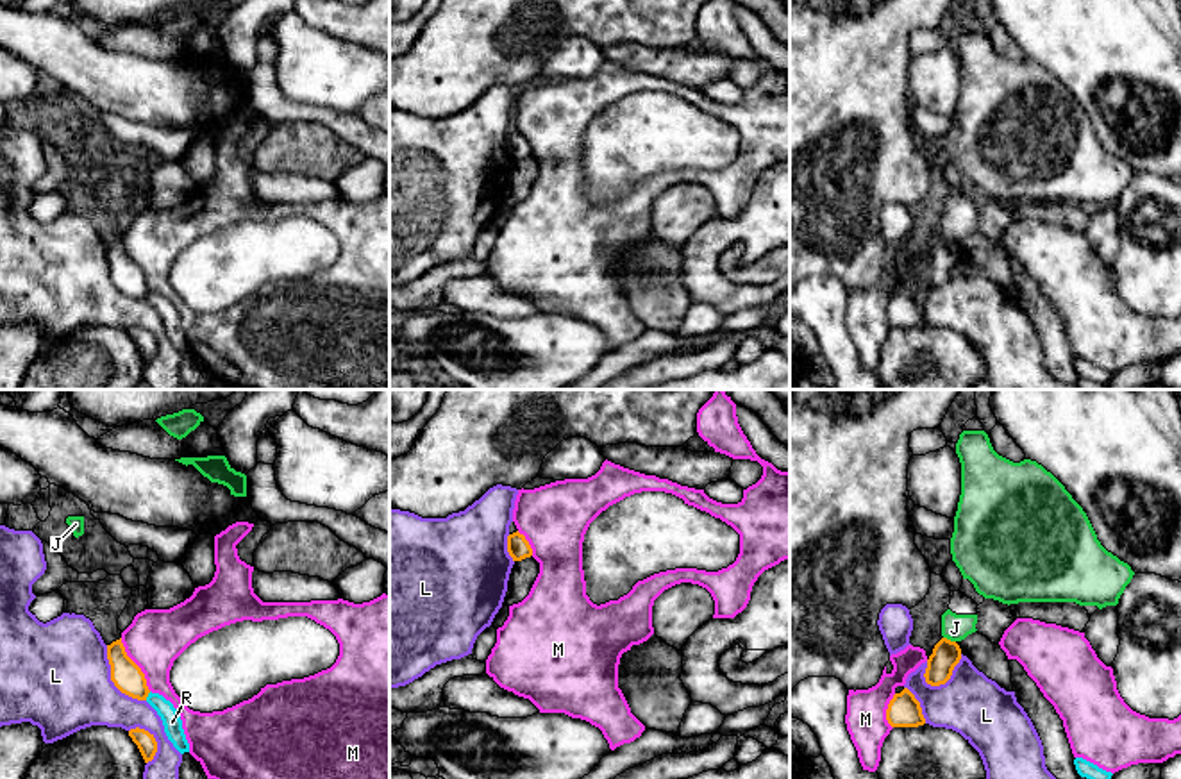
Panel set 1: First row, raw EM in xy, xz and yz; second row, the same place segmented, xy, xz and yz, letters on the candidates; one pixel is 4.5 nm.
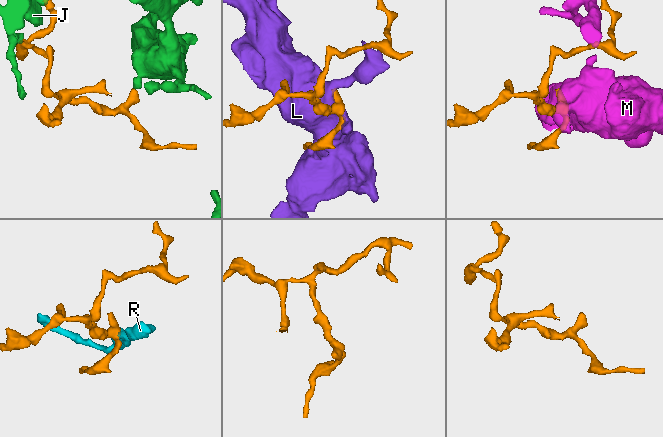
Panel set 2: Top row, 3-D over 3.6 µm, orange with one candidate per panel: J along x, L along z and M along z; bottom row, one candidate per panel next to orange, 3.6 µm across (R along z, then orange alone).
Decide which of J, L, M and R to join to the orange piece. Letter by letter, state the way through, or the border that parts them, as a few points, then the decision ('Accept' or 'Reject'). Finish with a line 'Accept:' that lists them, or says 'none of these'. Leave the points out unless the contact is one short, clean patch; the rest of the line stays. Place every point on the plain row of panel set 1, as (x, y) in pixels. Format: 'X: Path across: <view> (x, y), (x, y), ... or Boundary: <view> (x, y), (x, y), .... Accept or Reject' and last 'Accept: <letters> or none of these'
J: Boundary: yz (944, 236), (954, 242). Reject
L: Reject
M: Reject
R: Boundary: xy (150, 292), (145, 299). Reject
Accept: none of these

